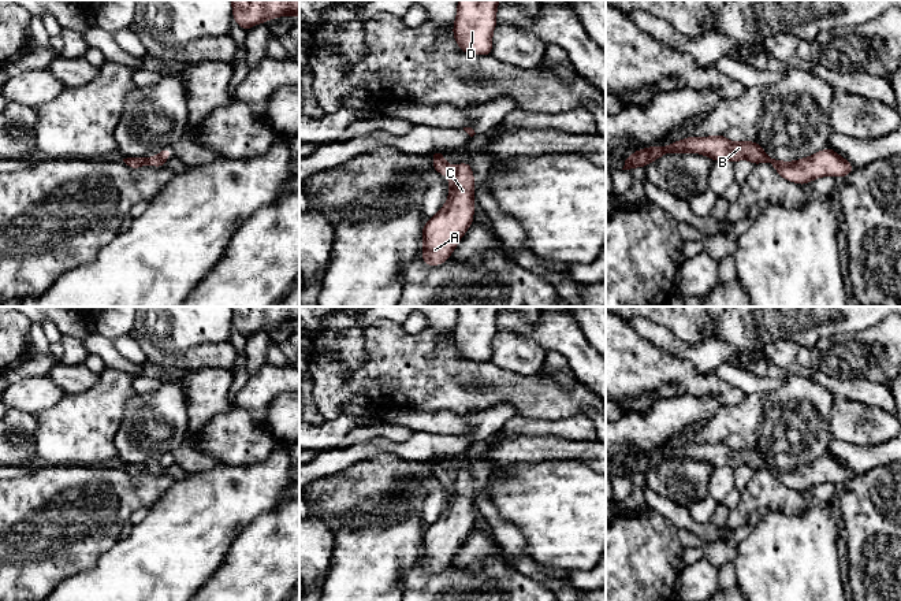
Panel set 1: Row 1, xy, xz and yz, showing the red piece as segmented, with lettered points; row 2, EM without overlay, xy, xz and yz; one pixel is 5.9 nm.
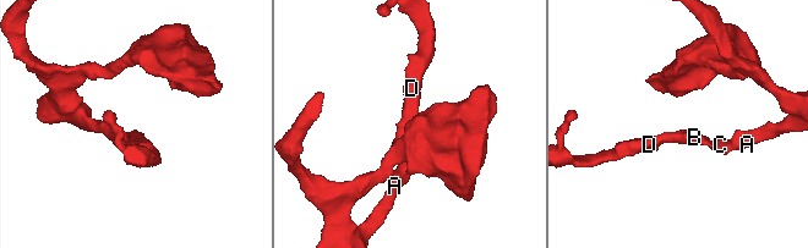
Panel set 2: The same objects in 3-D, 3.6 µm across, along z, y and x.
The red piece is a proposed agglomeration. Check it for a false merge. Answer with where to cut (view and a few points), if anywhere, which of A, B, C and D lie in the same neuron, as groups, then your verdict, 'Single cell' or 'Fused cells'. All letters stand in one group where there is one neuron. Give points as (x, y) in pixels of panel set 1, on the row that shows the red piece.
No split. Groups: A B C D. Single cell

